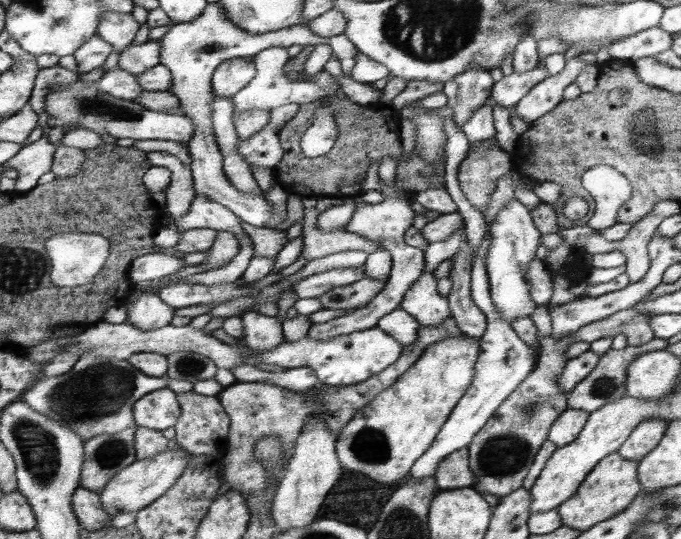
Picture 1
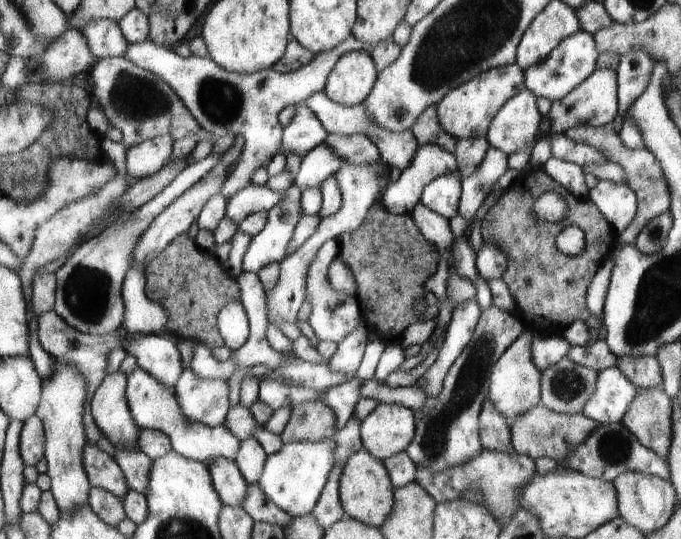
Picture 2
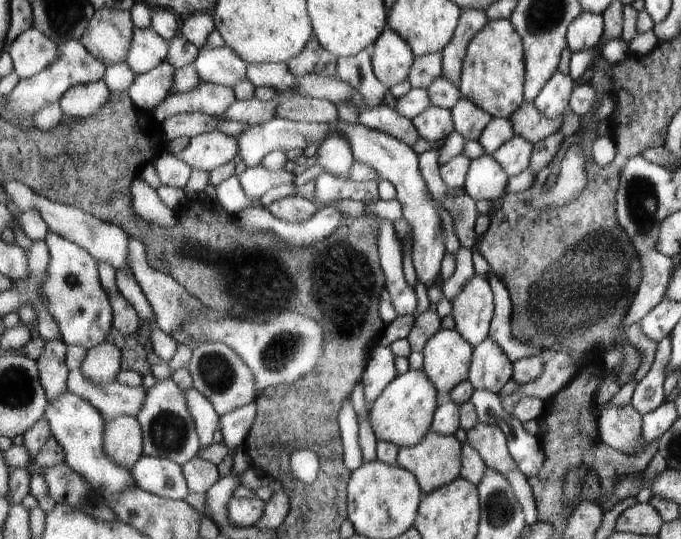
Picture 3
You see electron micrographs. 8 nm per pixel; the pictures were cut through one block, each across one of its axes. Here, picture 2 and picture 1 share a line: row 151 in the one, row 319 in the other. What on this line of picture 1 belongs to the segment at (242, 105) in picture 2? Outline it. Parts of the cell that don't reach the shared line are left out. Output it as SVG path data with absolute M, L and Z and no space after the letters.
M247 312L242 315L245 323L245 343L259 351L277 348L285 340L283 318L270 317L261 312Z

